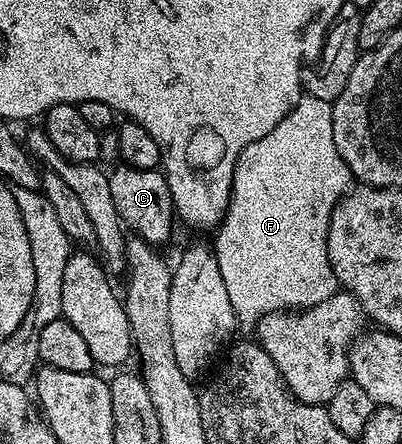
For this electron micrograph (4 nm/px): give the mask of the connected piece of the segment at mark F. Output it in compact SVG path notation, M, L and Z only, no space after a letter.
M307 96L301 97L296 107L284 117L282 124L278 124L278 128L274 128L274 132L262 136L262 140L250 144L241 152L236 171L234 172L234 180L232 181L232 199L228 205L224 221L220 223L214 234L214 237L216 237L216 242L214 241L216 259L220 265L222 280L226 280L226 293L230 296L230 304L236 313L237 323L244 324L244 322L249 322L249 324L255 324L261 318L266 317L267 314L307 310L309 306L322 304L322 300L326 300L338 293L338 283L334 276L334 268L330 268L328 229L330 228L330 216L334 212L334 208L340 203L341 198L348 193L349 189L350 175L348 166L342 160L342 156L334 144L332 103L326 100L318 100Z

